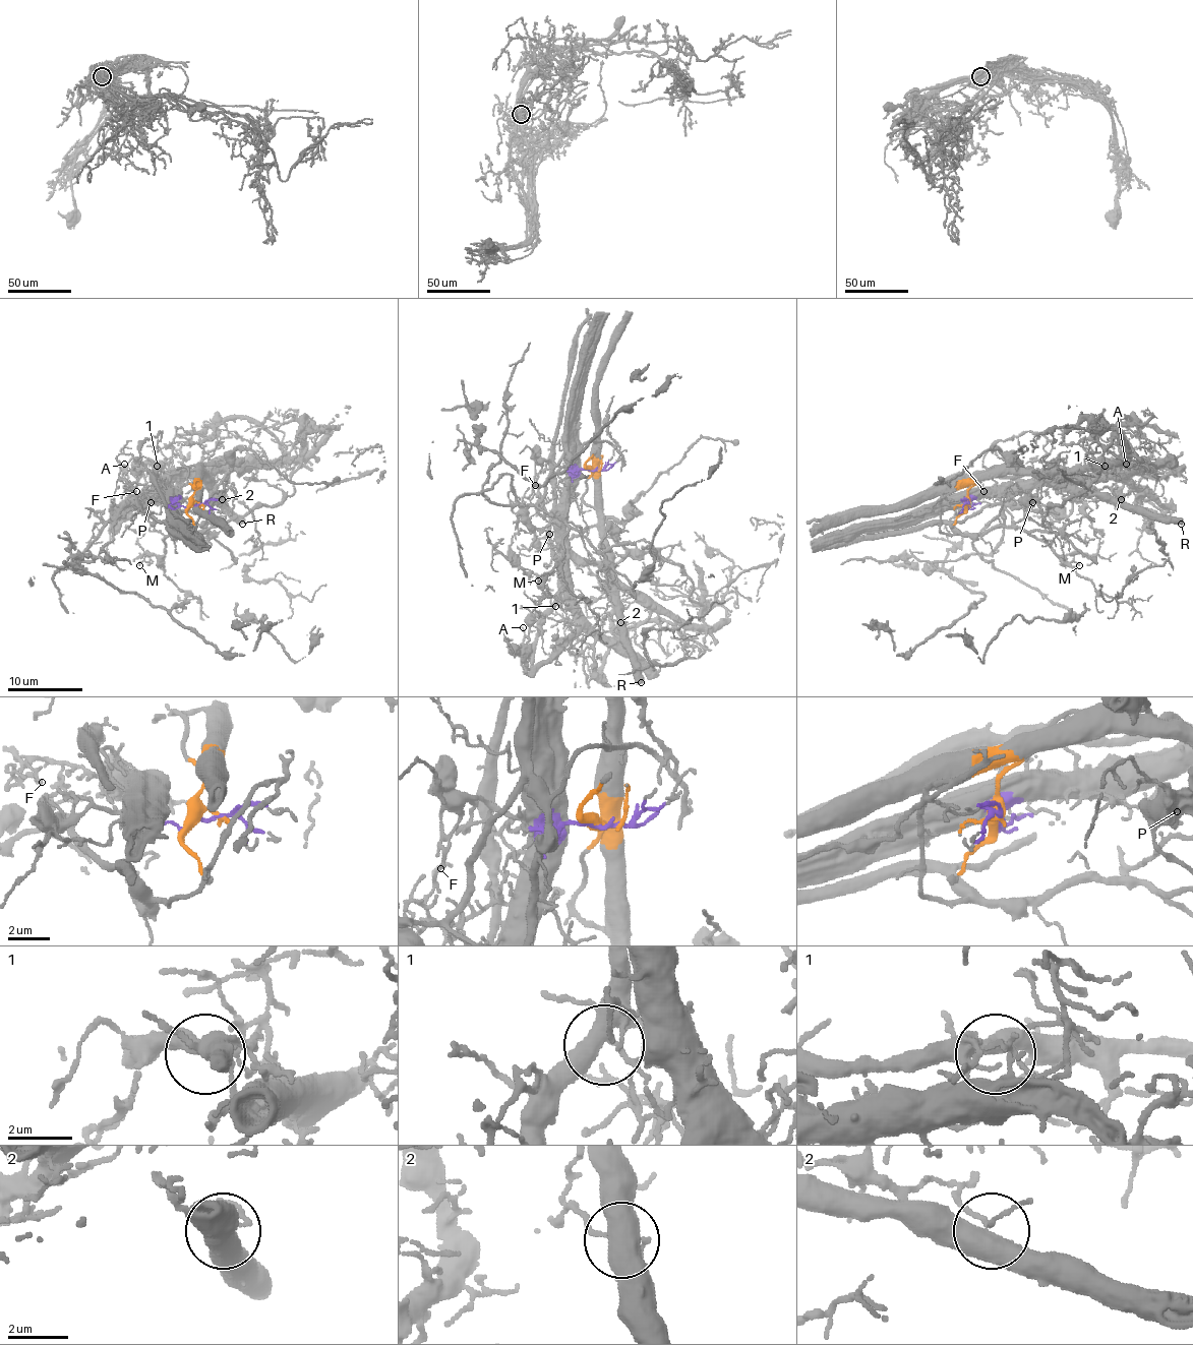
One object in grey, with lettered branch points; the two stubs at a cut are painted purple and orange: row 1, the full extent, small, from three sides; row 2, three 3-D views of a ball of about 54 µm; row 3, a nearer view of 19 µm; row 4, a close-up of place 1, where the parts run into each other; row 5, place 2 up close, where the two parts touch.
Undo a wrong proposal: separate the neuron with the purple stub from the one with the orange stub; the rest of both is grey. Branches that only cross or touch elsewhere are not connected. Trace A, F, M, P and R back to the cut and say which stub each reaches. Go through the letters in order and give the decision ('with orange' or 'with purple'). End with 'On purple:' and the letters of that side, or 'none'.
A: with orange
F: with purple
M: with purple
P: with purple
R: with orange
On purple: F, M, P

